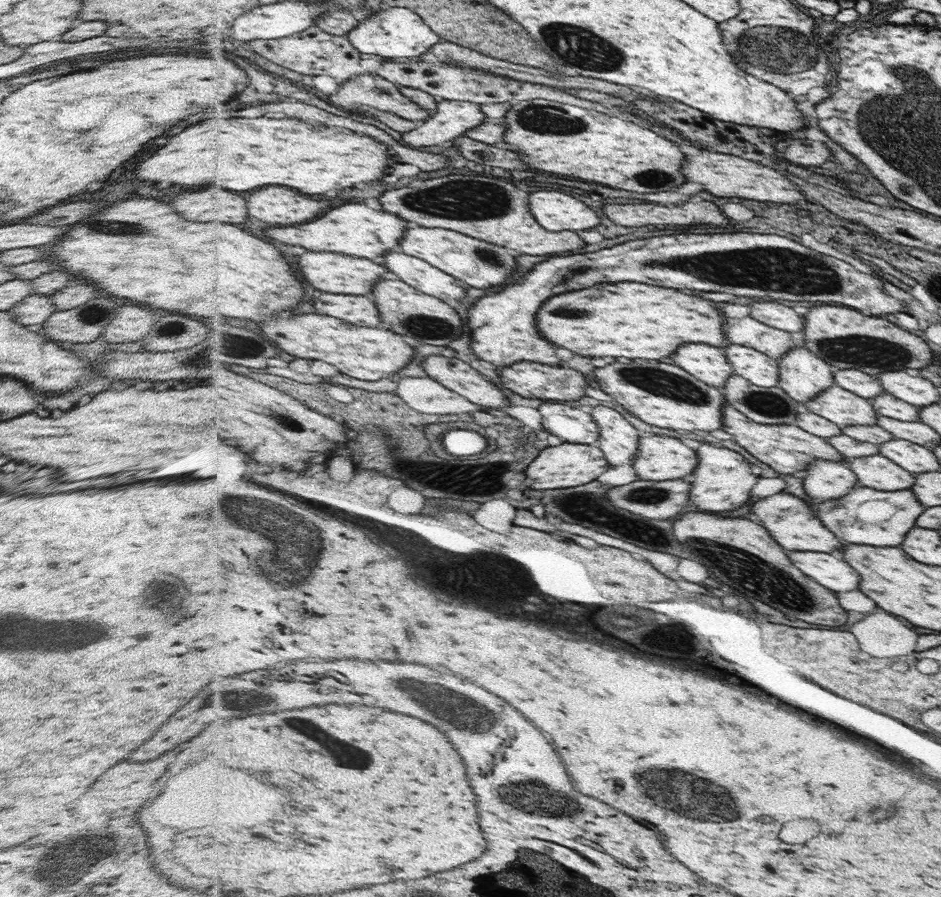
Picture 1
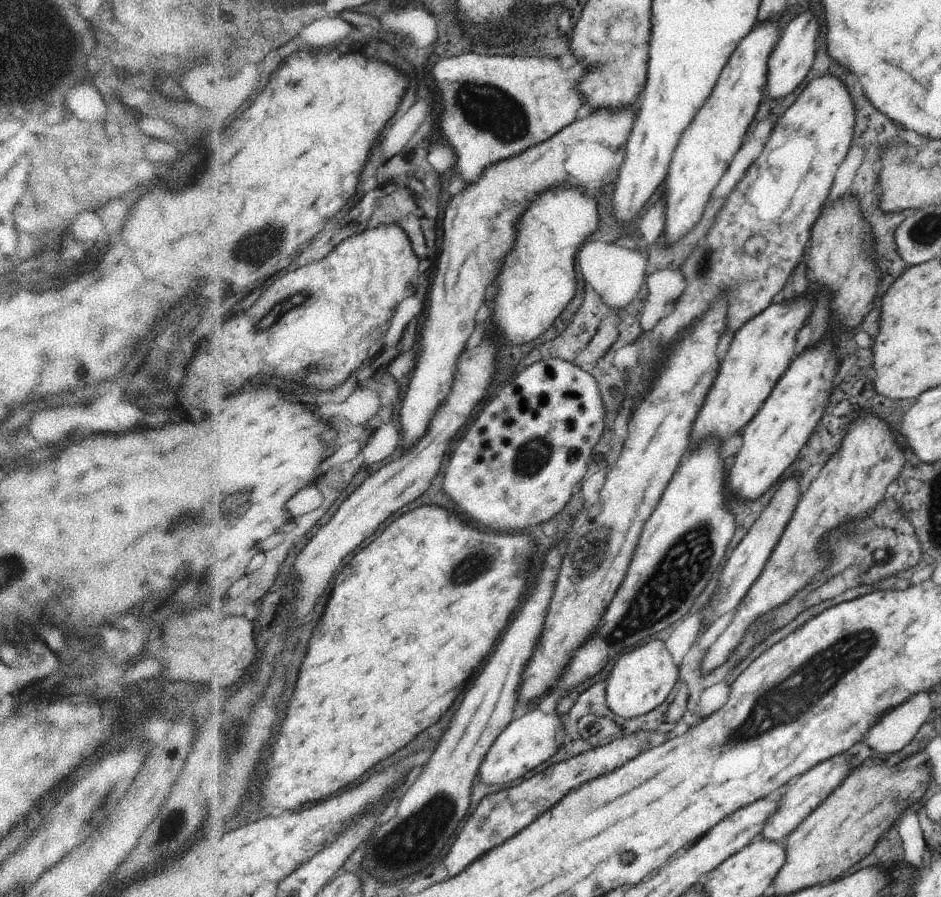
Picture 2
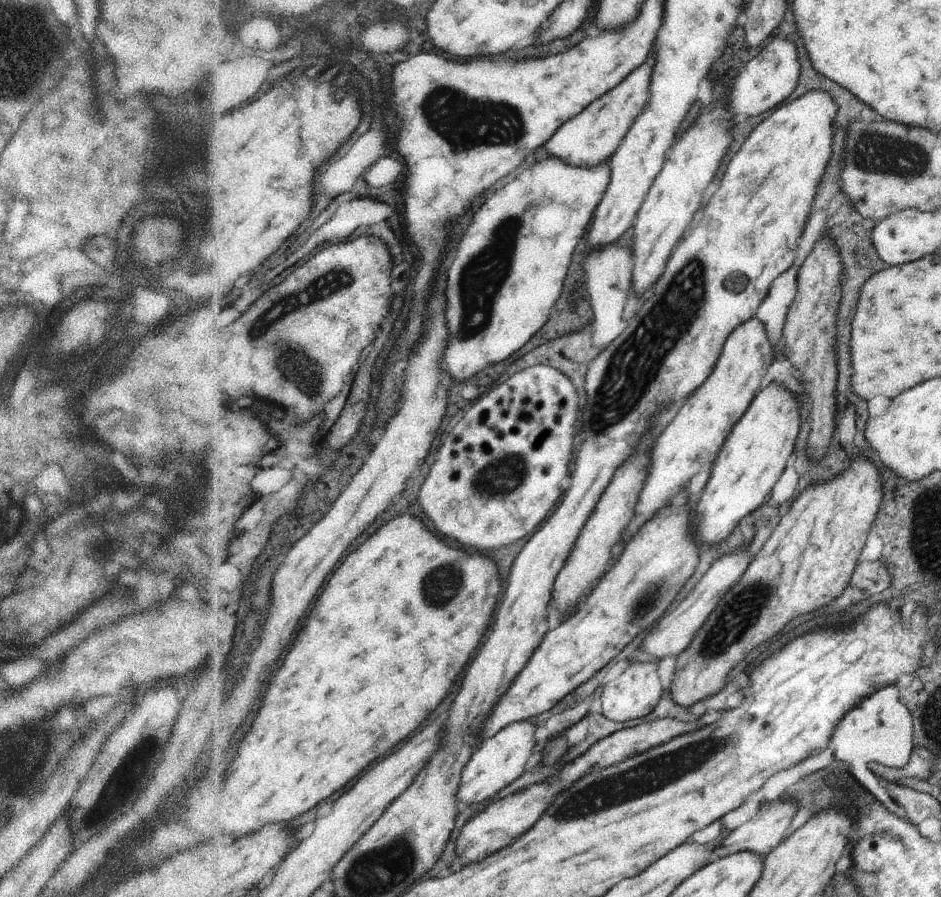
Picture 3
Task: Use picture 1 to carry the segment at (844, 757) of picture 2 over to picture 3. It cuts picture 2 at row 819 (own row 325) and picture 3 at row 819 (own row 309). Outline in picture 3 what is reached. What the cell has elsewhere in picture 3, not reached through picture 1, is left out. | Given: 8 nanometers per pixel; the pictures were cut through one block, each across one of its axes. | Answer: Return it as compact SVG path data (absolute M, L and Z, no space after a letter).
M786 794L786 797L763 802L754 817L740 827L733 829L732 832L714 848L712 859L719 859L720 857L730 856L730 854L742 851L768 854L775 846L778 846L793 829L794 818L800 811L800 801L802 803L800 798Z

